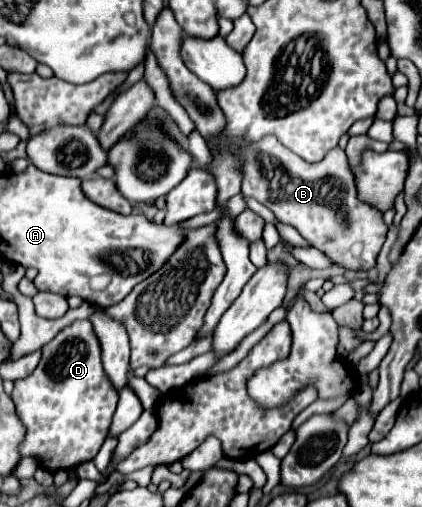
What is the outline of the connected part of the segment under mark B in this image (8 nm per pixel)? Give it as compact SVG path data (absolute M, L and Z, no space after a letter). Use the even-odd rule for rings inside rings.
M264 136L254 144L244 144L240 158L244 196L256 198L270 208L280 222L294 226L300 236L324 252L334 266L344 270L374 268L388 226L382 220L382 212L358 200L348 156L342 148L332 148L322 162L310 164L292 154L276 136Z

